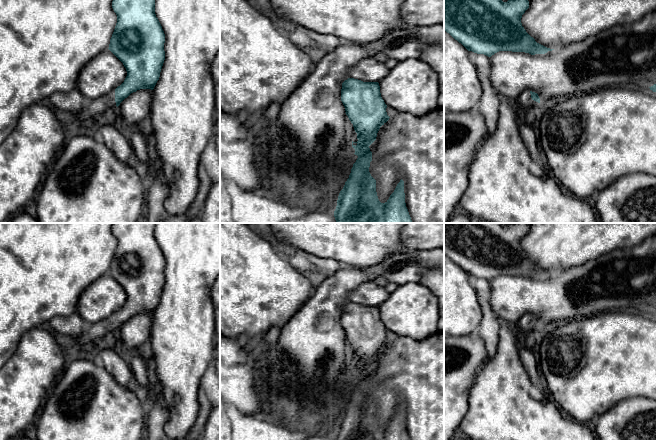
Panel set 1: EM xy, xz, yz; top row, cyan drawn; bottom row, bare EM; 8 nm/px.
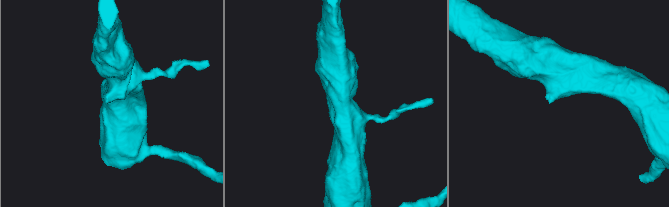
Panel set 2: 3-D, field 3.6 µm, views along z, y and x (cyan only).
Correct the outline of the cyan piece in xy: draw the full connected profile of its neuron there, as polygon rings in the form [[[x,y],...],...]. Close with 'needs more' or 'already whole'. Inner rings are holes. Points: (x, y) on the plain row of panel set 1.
[[[113,223],[112,232],[117,239],[117,247],[108,273],[123,287],[127,300],[116,313],[95,324],[86,325],[75,344],[86,346],[107,333],[117,333],[131,317],[140,313],[153,314],[160,301],[165,284],[165,258],[155,238],[155,223]]]; needs more

